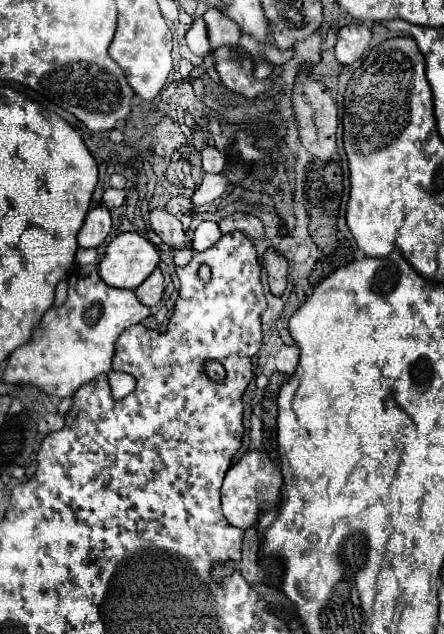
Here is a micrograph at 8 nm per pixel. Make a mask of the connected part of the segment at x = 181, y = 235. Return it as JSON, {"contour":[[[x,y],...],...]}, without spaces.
{"contour":[[[153,209],[153,211],[149,211],[149,225],[161,237],[161,241],[171,245],[171,247],[179,247],[179,245],[187,245],[189,243],[187,235],[183,231],[181,221],[175,219],[165,209]]]}

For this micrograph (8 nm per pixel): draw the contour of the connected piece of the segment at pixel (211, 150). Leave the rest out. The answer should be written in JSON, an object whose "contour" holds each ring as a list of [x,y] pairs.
{"contour":[[[207,143],[200,149],[202,157],[202,169],[205,173],[221,173],[226,165],[227,157],[215,146]]]}

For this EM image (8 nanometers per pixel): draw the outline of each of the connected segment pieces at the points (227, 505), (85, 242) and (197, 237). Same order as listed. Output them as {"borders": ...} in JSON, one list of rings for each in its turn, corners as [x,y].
{"borders":[[[[249,451],[245,453],[225,475],[223,487],[221,487],[221,503],[223,513],[229,525],[239,529],[249,529],[257,523],[259,513],[265,509],[271,509],[279,505],[281,501],[281,469],[263,453],[263,451]]],[[[99,205],[95,209],[91,209],[85,217],[83,227],[77,233],[77,245],[79,249],[91,249],[91,247],[99,247],[105,243],[107,235],[111,229],[111,217],[109,217],[109,209],[105,205]]],[[[205,221],[197,227],[195,235],[193,235],[193,241],[191,241],[191,249],[195,251],[205,251],[209,247],[213,247],[221,237],[221,231],[219,231],[219,225],[213,223],[213,221]]]]}

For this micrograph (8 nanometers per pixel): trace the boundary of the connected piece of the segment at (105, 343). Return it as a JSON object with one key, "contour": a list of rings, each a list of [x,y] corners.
{"contour":[[[97,263],[75,267],[69,275],[69,295],[63,305],[51,307],[33,341],[21,345],[9,355],[5,383],[35,385],[47,395],[71,397],[81,385],[101,373],[109,373],[119,335],[149,317],[151,311],[129,289],[113,289],[99,277]]]}

